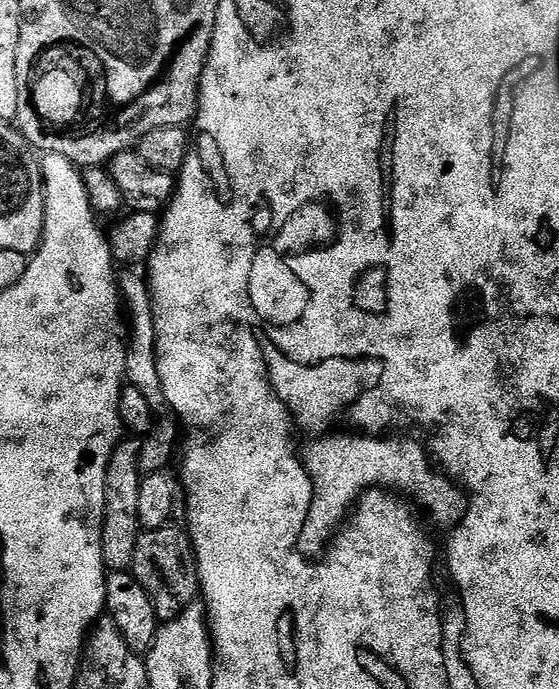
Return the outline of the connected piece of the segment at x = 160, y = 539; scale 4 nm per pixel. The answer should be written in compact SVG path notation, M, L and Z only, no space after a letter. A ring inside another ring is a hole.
M169 526L141 531L138 546L134 546L134 562L130 571L142 586L142 590L150 594L156 618L161 622L178 618L178 614L182 614L184 608L197 603L201 595L200 576L196 572L192 540L183 527Z

